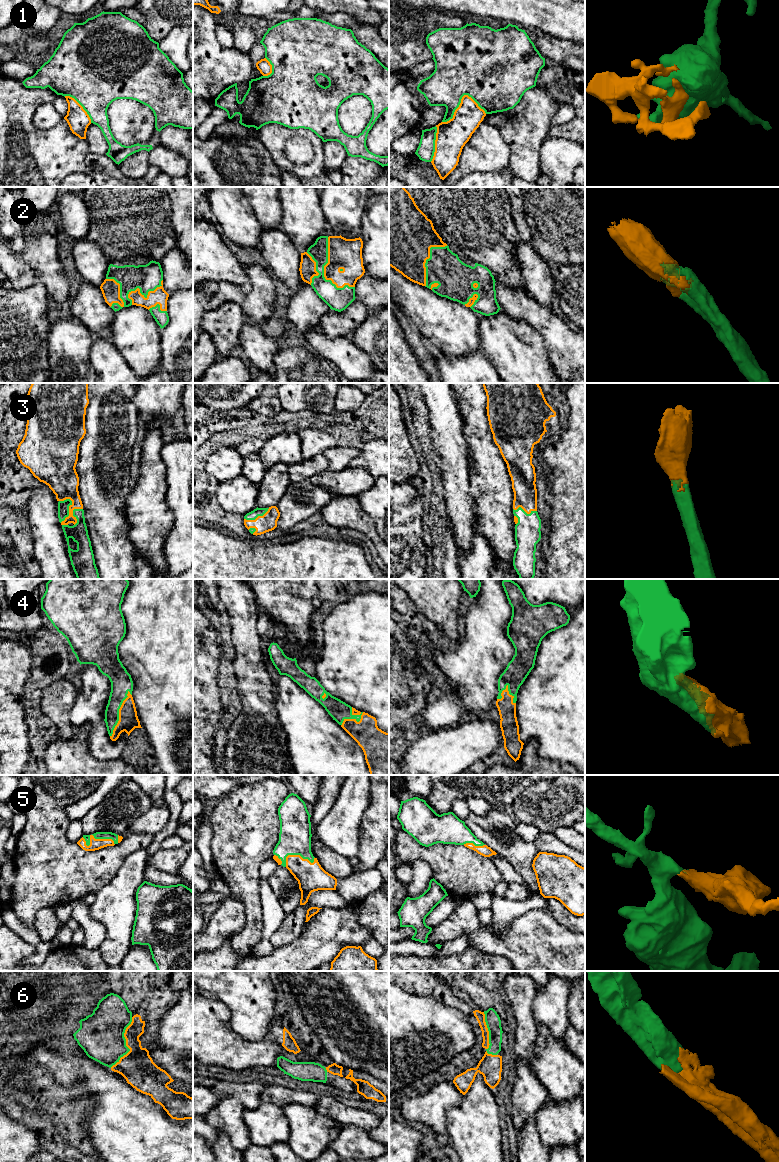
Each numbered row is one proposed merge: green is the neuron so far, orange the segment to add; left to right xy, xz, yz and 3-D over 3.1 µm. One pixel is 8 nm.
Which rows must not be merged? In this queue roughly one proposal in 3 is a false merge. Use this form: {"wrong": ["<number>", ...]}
{"wrong": ["1"]}

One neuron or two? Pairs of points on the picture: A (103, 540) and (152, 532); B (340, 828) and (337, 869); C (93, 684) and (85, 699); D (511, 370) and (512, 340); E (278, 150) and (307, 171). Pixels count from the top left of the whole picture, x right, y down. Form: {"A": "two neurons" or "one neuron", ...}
{"A": "two neurons", "B": "two neurons", "C": "one neuron", "D": "one neuron", "E": "one neuron"}

